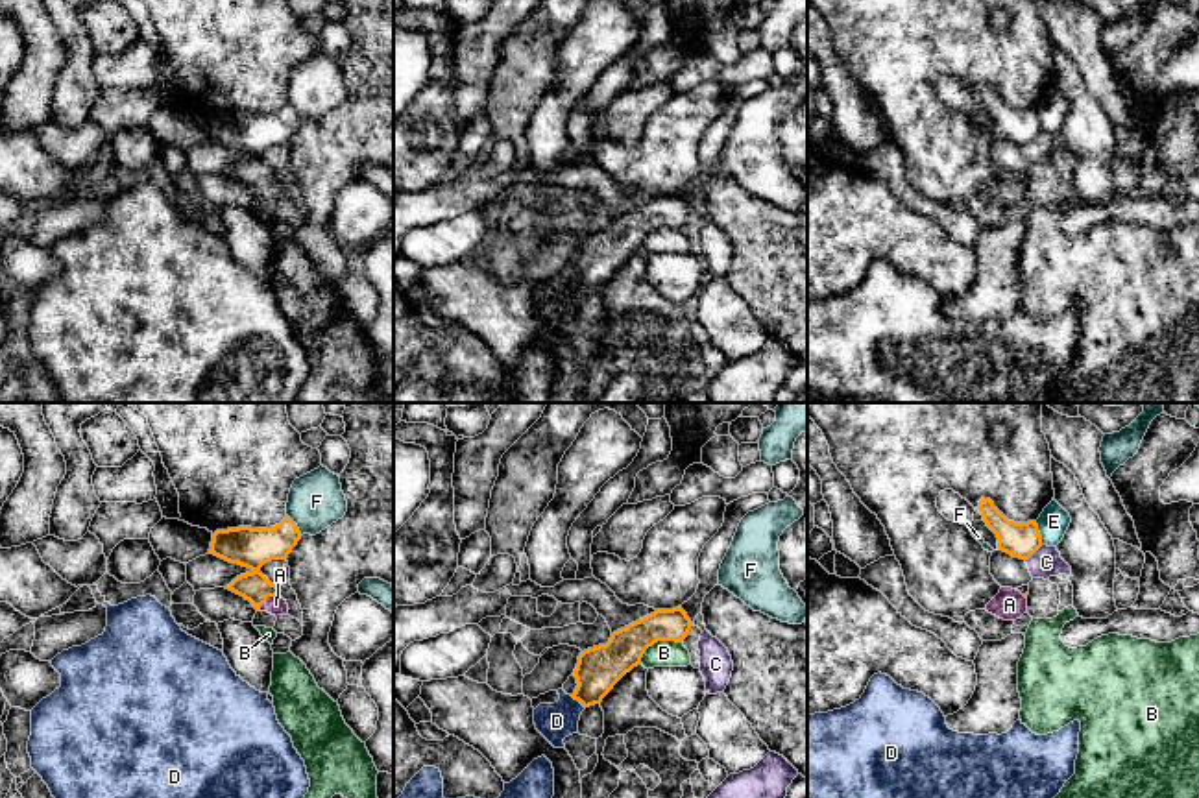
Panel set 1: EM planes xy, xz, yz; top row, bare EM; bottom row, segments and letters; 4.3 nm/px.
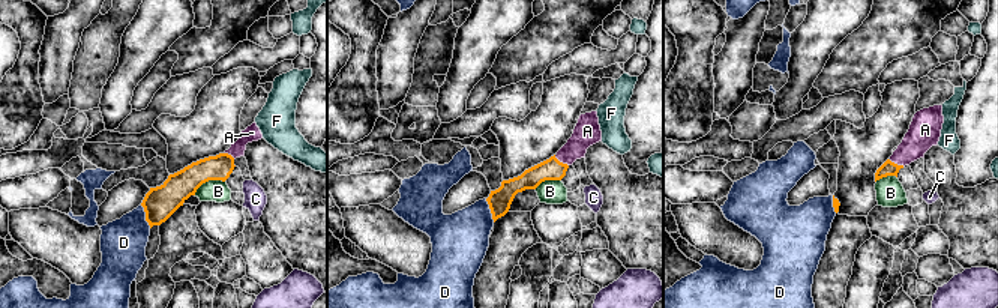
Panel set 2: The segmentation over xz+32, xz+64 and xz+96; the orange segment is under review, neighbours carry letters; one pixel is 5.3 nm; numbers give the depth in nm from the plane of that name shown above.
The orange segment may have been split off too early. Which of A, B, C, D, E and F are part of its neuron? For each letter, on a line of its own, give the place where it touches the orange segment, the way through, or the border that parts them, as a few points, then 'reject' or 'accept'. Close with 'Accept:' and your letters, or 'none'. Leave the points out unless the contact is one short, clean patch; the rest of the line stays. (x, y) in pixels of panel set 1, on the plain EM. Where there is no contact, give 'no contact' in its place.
A: contact xy (266, 183); way xy (250, 133), (255, 172), (266, 183), (276, 191); accept
B: contact xz (656, 228); border xz (682, 228), (654, 228), (640, 250); reject
C: contact yz (1033, 139); border yz (1042, 132), (1026, 146); reject
D: contact xz (577, 285); border xz (569, 281), (584, 294); reject
E: contact yz (1039, 119); border yz (1035, 108), (1042, 130); reject
F: contact xy (296, 111); reject
Accept: A

